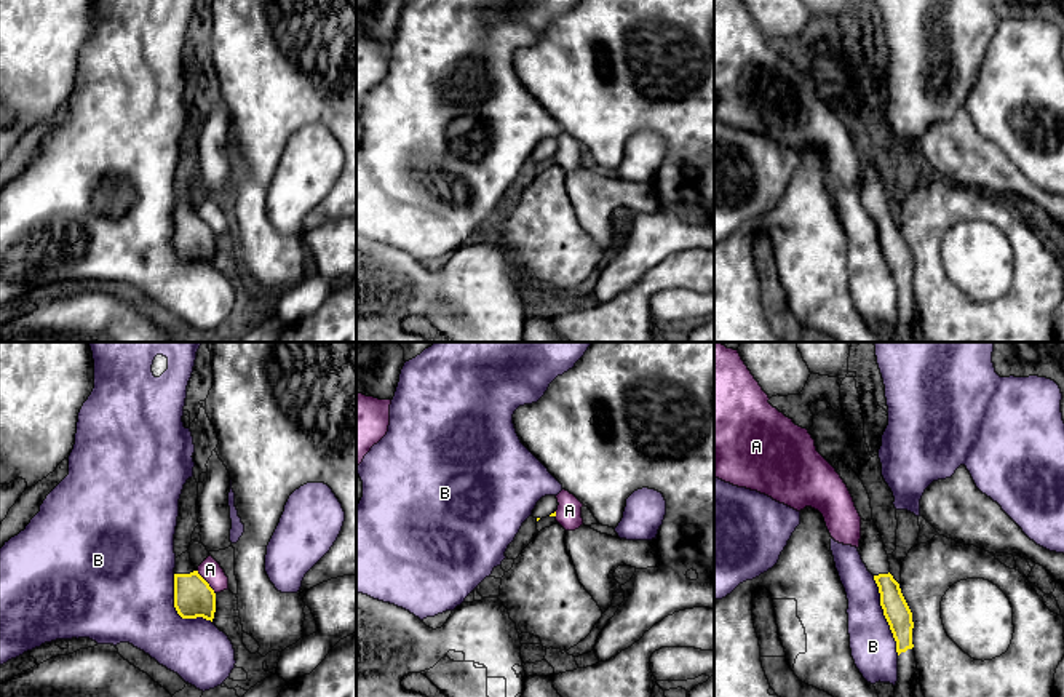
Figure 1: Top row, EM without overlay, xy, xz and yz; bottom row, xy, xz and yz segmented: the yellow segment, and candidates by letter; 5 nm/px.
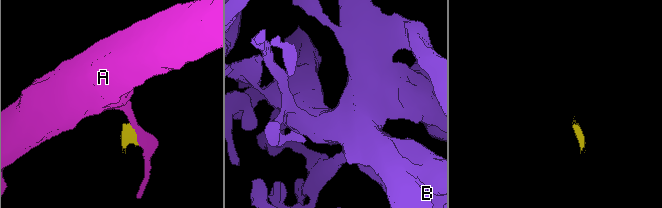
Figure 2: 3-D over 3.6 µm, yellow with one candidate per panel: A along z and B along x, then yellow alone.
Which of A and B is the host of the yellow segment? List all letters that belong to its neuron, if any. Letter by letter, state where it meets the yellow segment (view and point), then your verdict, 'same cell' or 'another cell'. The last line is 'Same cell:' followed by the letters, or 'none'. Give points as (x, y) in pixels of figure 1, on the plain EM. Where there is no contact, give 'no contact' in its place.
A: meets yellow in xy at (206, 224); another cell
B: meets yellow in yz at (884, 256); another cell
Same cell: none

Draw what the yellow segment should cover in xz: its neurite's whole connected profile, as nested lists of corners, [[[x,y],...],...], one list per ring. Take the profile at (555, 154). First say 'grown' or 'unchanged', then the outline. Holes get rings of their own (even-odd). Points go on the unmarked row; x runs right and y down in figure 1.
grown | [[[545,137],[537,144],[535,150],[532,152],[532,158],[540,161],[556,158],[558,147],[556,137]]]

